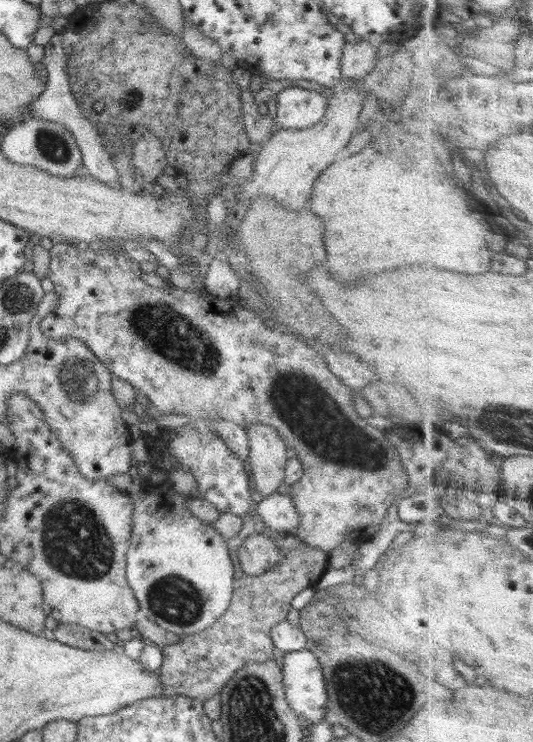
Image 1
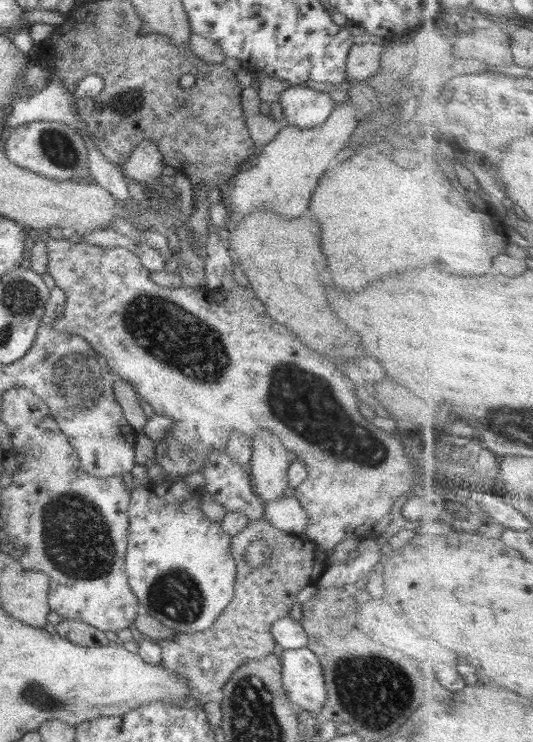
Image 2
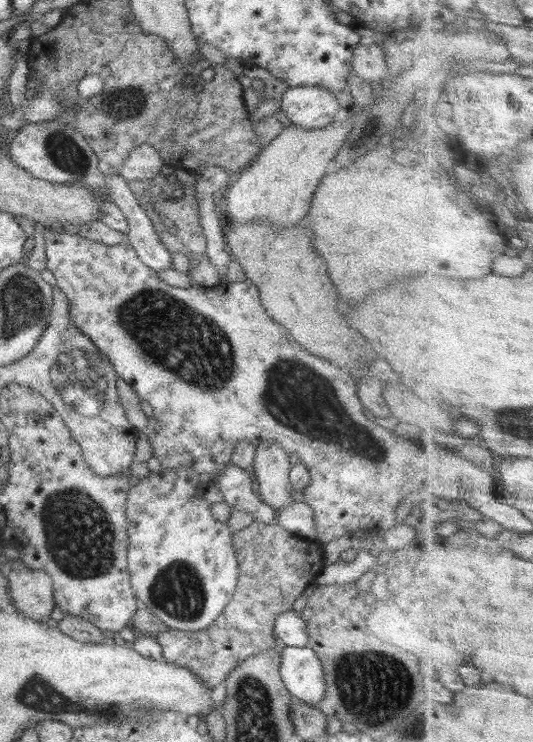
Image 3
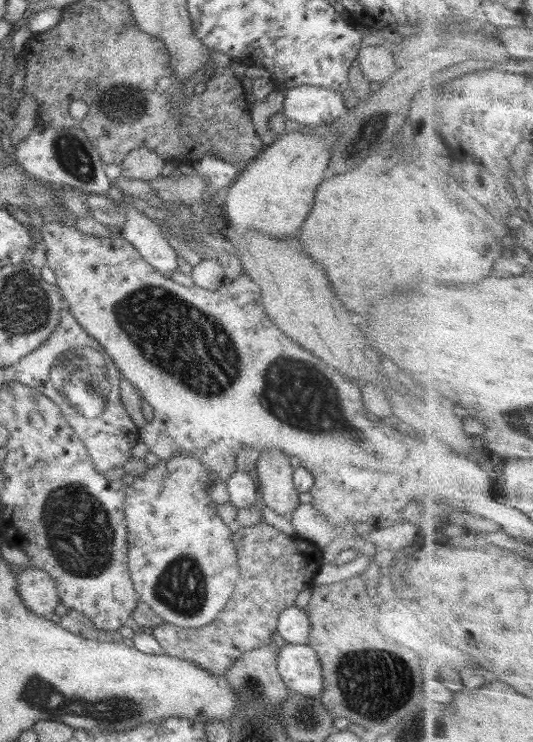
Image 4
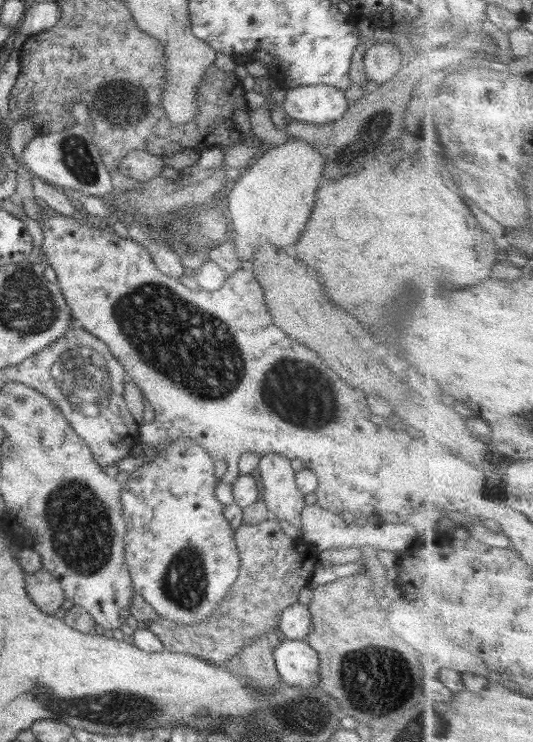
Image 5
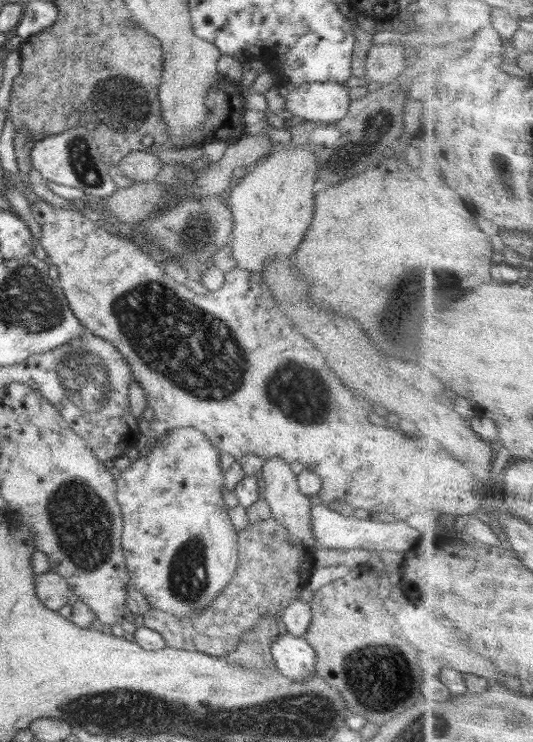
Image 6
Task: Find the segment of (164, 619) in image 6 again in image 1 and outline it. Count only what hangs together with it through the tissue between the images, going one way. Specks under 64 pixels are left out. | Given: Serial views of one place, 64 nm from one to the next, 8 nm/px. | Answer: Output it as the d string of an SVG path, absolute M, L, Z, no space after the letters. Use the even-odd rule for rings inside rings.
M256 512L244 513L241 518L242 530L237 536L227 541L230 561L234 563L234 595L232 600L226 612L210 628L207 628L202 633L183 635L180 642L160 648L163 656L159 671L161 684L163 684L163 691L160 696L182 695L205 701L211 698L213 694L220 693L225 683L242 666L250 662L262 663L273 659L274 645L270 636L271 628L286 619L293 598L304 589L307 589L312 582L318 582L322 574L328 569L330 554L325 551L310 548L310 546L304 545L302 541L298 541L295 537L285 536L284 532L278 531L274 534L274 530L268 527ZM260 532L264 536L275 536L274 542L282 553L282 561L278 564L278 568L271 568L258 576L248 576L240 567L237 552L242 548L242 544L246 542L248 537Z

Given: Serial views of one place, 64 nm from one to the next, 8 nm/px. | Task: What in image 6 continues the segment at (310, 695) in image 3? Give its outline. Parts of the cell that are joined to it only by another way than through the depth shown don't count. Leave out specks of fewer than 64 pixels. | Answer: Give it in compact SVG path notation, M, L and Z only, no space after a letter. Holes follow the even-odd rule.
M279 635L271 646L276 668L294 682L308 680L315 674L315 650L300 636Z

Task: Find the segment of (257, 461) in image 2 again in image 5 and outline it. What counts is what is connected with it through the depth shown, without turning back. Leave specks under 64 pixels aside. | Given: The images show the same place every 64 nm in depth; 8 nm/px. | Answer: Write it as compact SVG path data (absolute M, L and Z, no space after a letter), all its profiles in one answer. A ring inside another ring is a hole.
M268 453L259 457L259 469L261 484L264 485L262 501L267 504L268 510L274 514L274 518L280 522L290 522L290 526L296 528L300 534L301 512L305 507L304 495L298 490L295 483L295 472L290 465L290 460L281 454Z

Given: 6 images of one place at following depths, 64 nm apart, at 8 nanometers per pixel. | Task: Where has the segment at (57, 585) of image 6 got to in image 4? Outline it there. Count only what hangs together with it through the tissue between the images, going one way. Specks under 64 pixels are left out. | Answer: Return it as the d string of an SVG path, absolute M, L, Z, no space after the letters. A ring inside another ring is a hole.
M10 564L18 581L18 595L22 602L40 618L50 619L60 601L56 582L42 569Z

